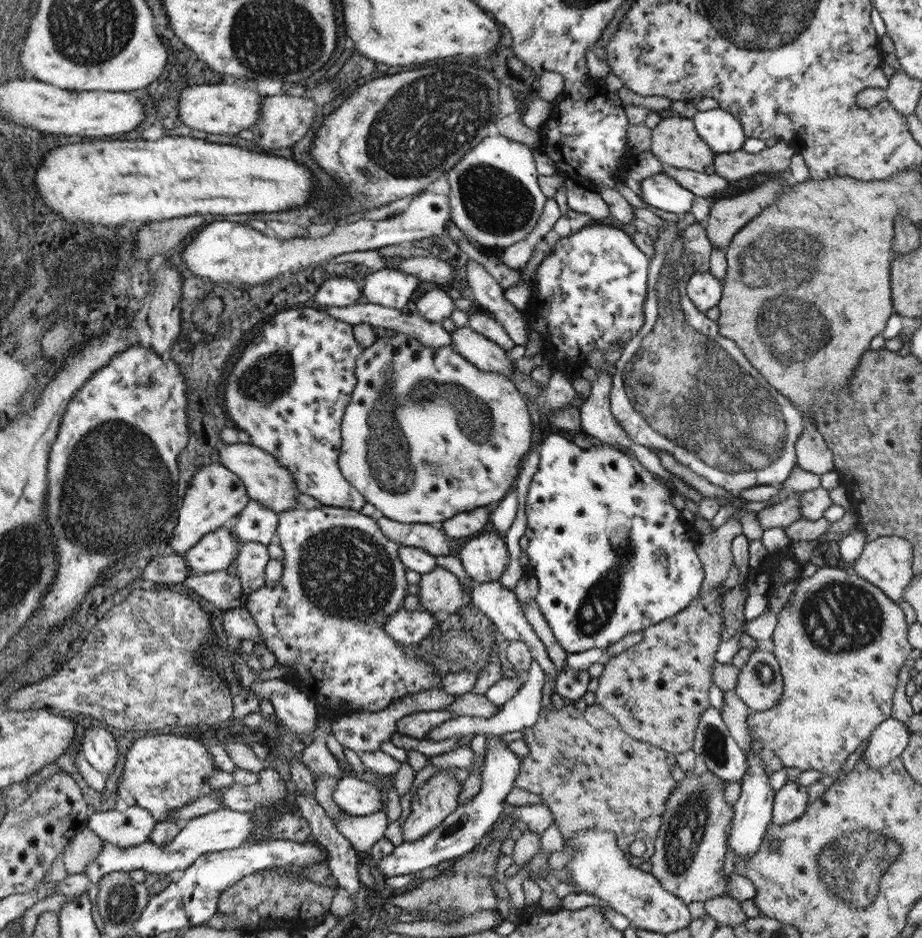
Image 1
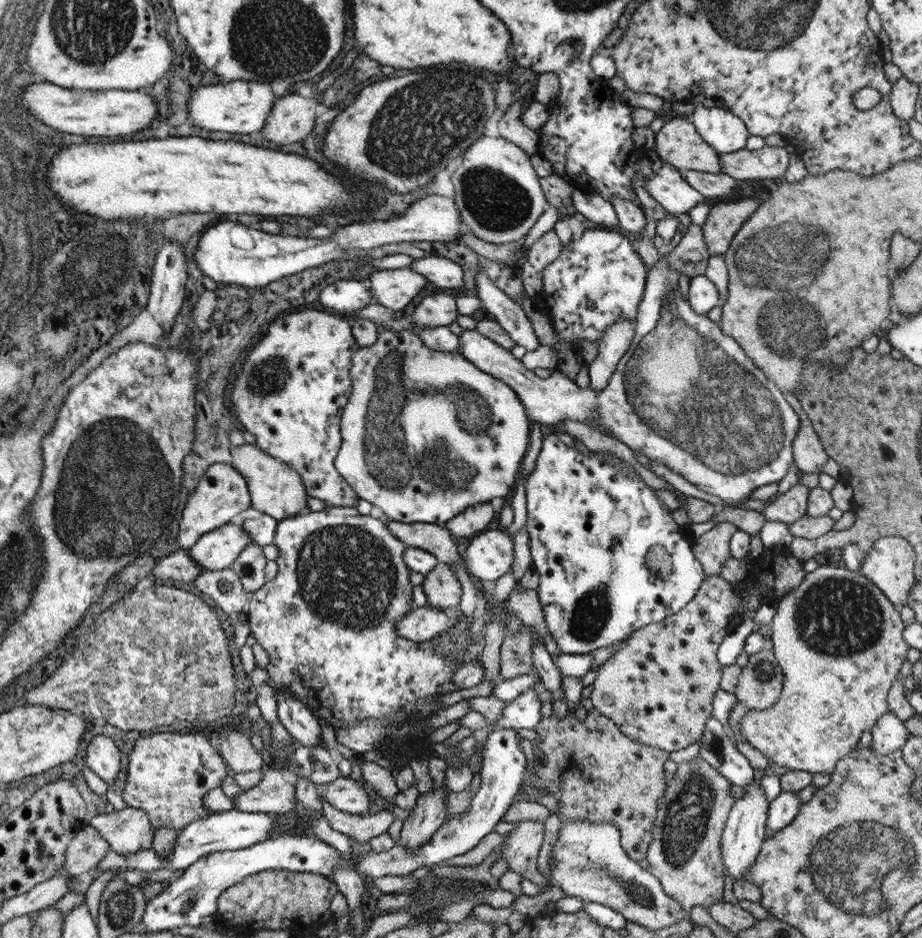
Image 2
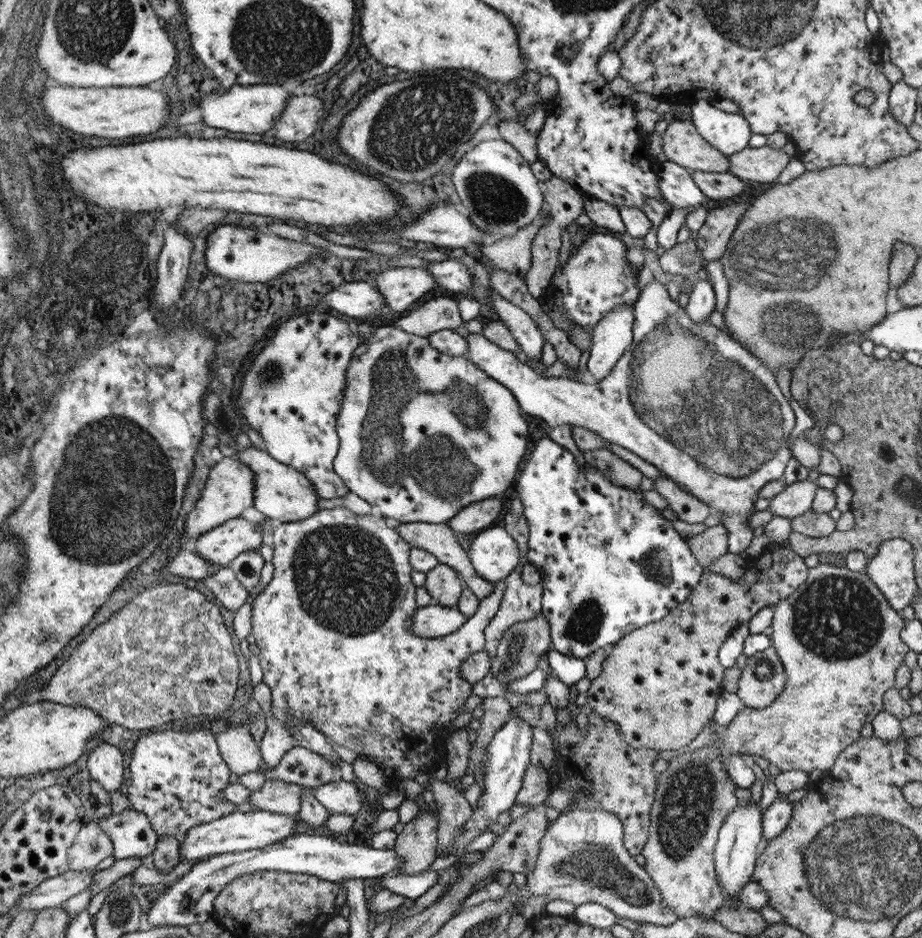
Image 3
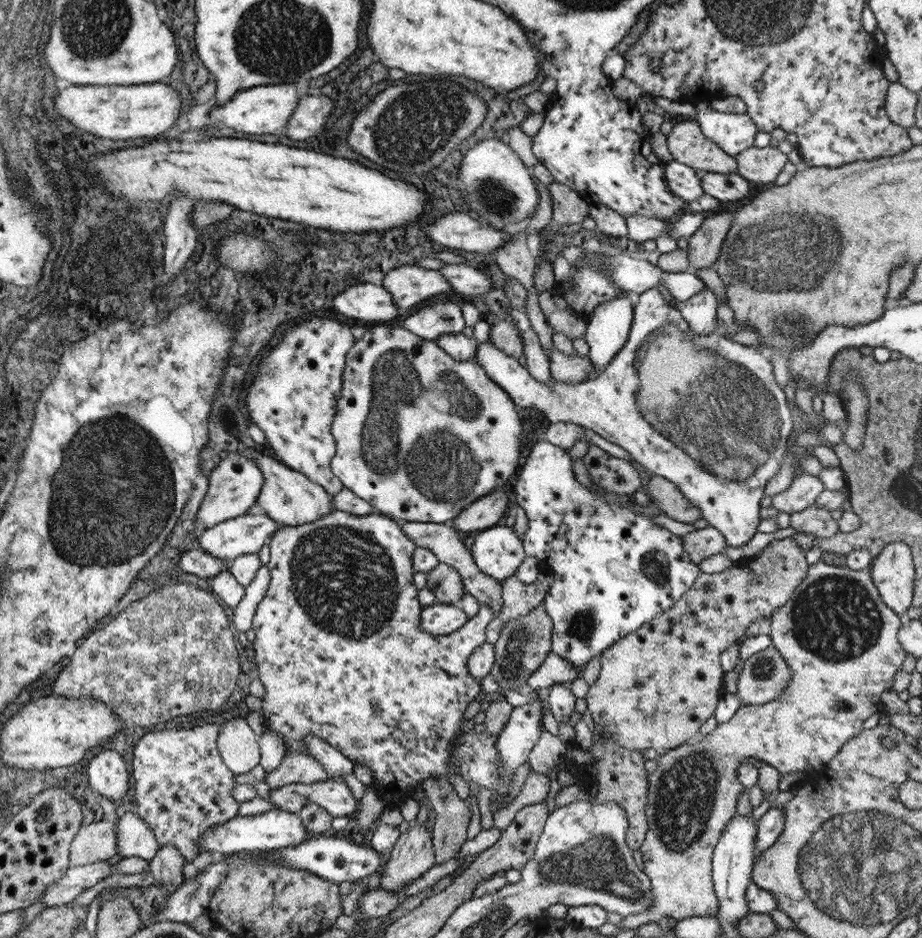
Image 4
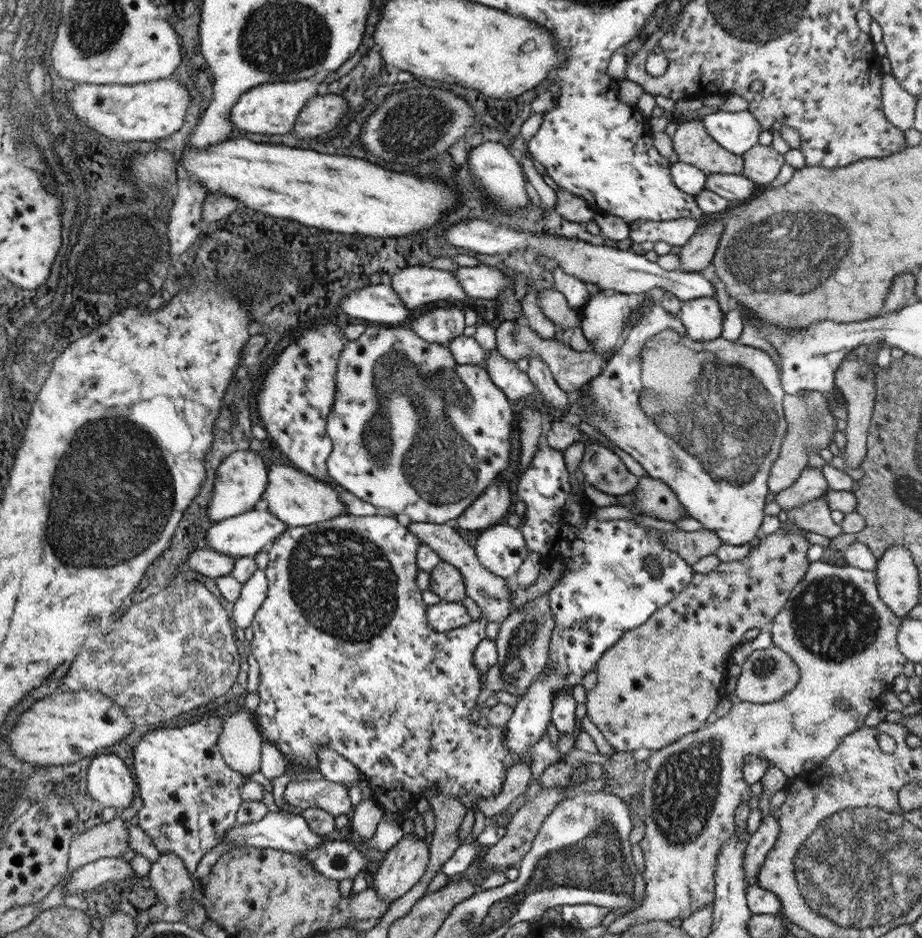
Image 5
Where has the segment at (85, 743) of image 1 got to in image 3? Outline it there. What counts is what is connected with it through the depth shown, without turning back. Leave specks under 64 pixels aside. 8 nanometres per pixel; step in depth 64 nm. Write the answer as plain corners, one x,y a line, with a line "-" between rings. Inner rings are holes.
107,742
97,744
85,762
91,780
99,782
101,790
113,792
121,788
123,782
123,756
119,750

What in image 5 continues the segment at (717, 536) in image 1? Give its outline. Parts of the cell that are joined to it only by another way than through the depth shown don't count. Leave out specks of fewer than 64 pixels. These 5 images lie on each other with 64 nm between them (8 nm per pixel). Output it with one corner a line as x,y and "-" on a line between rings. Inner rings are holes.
711,530
695,532
657,532
663,546
679,554
687,564
695,564
699,558
715,554
721,546
721,540

